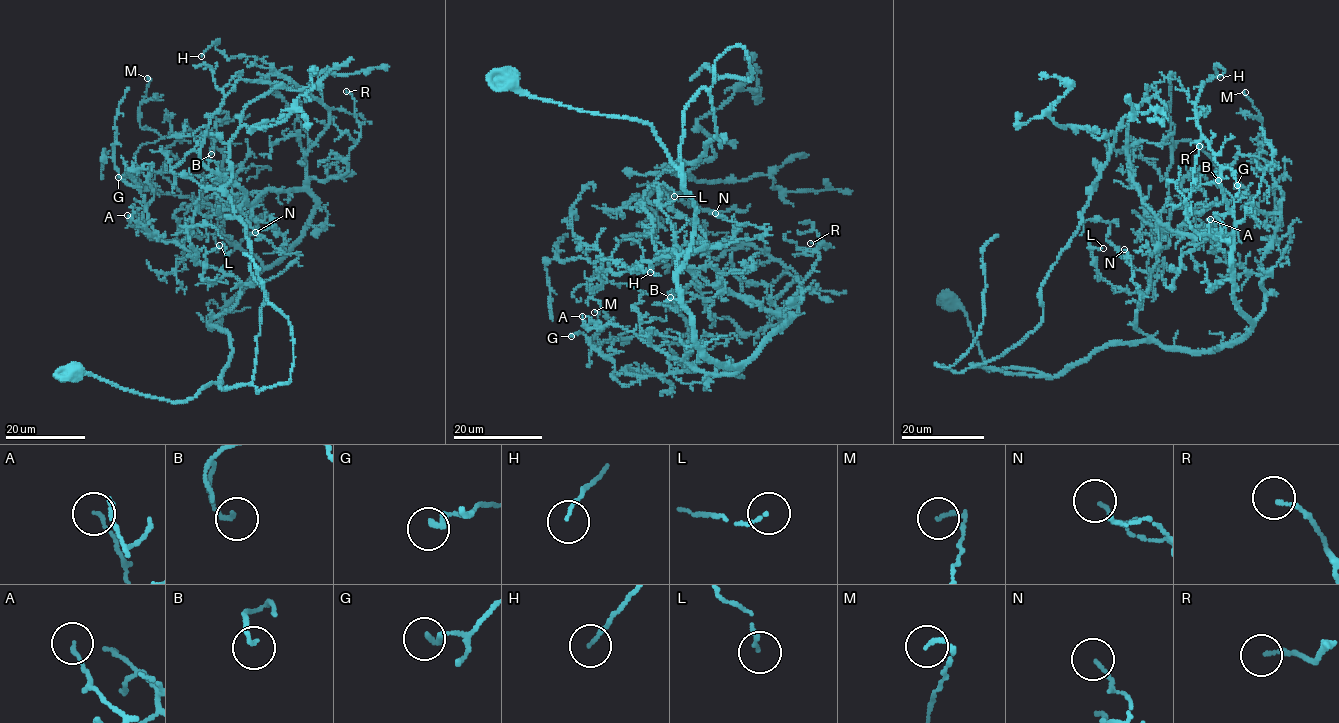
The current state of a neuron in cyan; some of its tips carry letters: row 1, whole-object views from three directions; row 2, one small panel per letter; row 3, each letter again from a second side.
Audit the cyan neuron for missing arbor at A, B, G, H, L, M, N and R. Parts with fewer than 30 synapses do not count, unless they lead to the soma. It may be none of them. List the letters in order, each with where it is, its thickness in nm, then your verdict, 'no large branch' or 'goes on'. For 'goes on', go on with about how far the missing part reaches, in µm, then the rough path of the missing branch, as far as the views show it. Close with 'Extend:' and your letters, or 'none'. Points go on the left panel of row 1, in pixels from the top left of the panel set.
A: (127, 215) | 80 nm | no large branch
B: (211, 154) | 130 nm | no large branch
G: (118, 177) | 200 nm | no large branch
H: (201, 56) | 110 nm | no large branch
L: (219, 245) | 130 nm | no large branch
M: (147, 78) | 110 nm | no large branch
N: (255, 232) | 120 nm | no large branch
R: (346, 91) | 130 nm | no large branch
Extend: none

